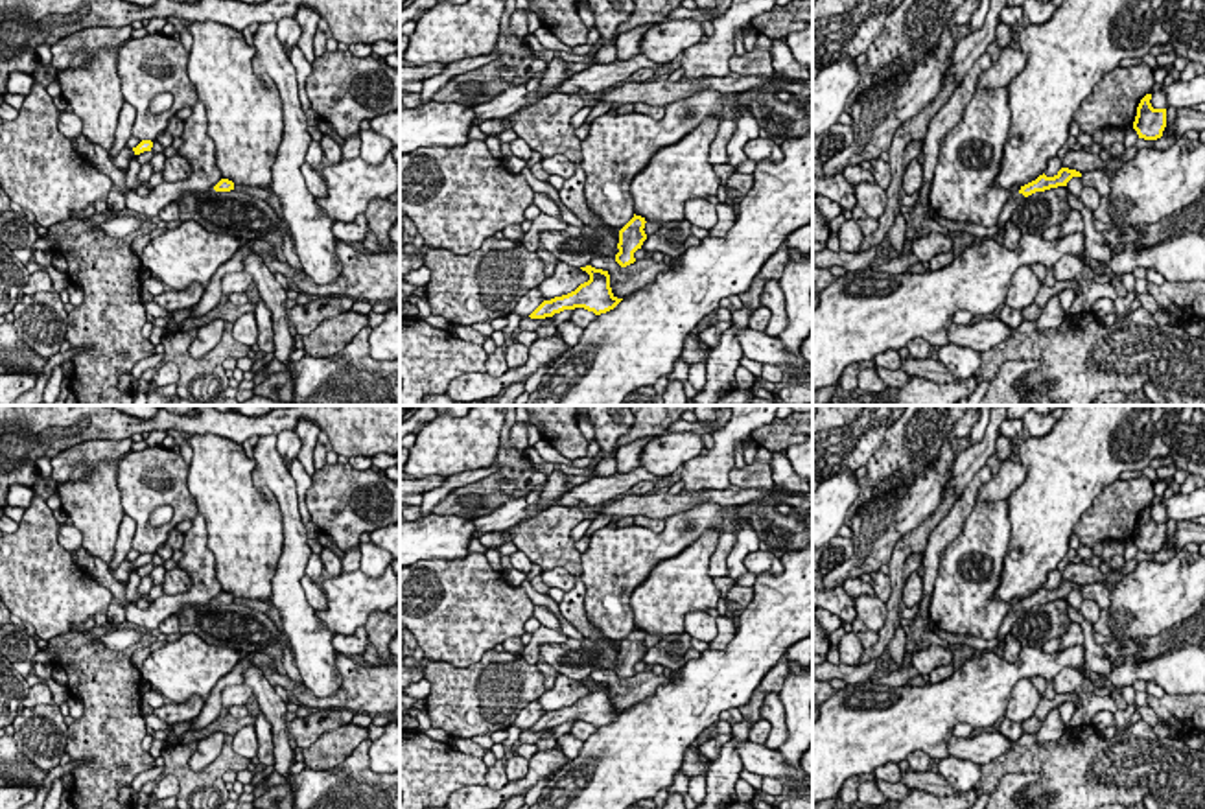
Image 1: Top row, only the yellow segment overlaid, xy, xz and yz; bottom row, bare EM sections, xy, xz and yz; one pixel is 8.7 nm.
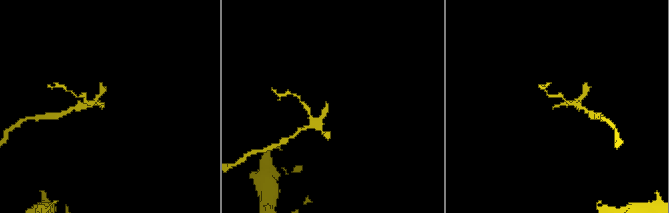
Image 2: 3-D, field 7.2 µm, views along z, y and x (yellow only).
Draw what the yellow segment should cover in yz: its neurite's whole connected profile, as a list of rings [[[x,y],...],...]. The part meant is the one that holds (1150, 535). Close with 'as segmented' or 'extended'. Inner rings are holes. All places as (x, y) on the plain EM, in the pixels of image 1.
[[[1146,507],[1141,512],[1133,542],[1137,544],[1139,551],[1157,553],[1163,549],[1163,544],[1166,540],[1166,522],[1153,522],[1150,512],[1152,507]]] | as segmented

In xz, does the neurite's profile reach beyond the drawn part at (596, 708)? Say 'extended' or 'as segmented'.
as segmented

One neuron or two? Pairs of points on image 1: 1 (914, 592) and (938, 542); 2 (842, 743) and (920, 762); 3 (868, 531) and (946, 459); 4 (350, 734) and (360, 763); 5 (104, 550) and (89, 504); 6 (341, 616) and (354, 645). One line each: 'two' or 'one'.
1: two
2: two
3: one
4: two
5: one
6: two

